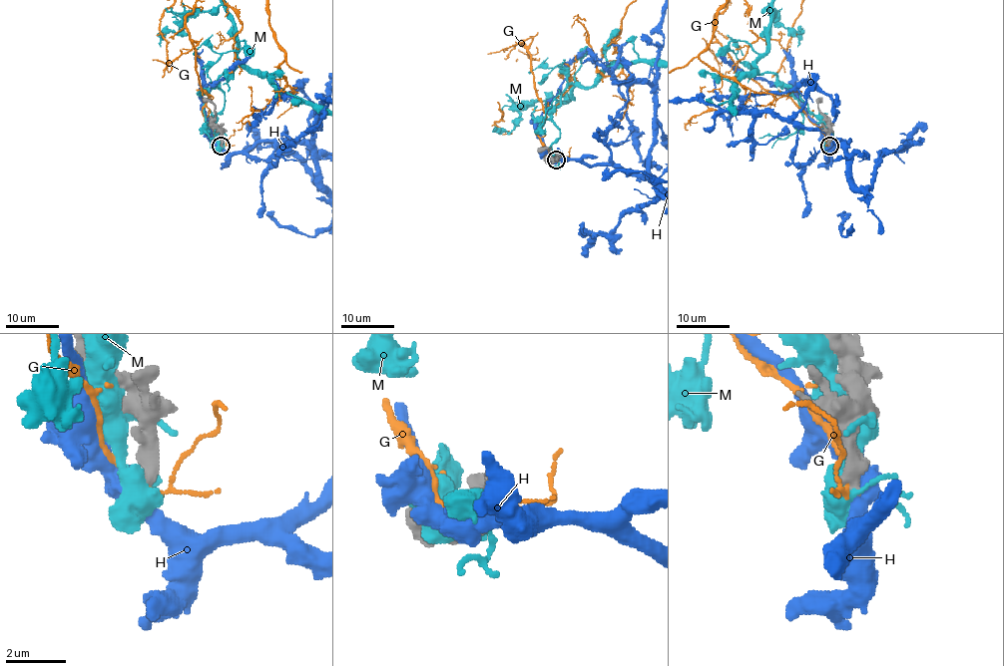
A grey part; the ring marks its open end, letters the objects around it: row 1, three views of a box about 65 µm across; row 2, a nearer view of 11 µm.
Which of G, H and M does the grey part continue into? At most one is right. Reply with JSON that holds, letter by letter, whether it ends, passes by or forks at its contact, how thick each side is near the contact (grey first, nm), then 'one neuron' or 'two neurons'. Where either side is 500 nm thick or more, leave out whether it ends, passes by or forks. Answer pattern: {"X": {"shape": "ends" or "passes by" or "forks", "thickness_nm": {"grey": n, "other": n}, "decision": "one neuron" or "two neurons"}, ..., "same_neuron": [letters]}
{"G": {"thickness_nm": {"grey": 550, "other": 140}, "decision": "two neurons"}, "H": {"thickness_nm": {"grey": 500, "other": 480}, "decision": "one neuron"}, "M": {"thickness_nm": {"grey": 500, "other": 460}, "decision": "two neurons"}, "same_neuron": ["H"]}

